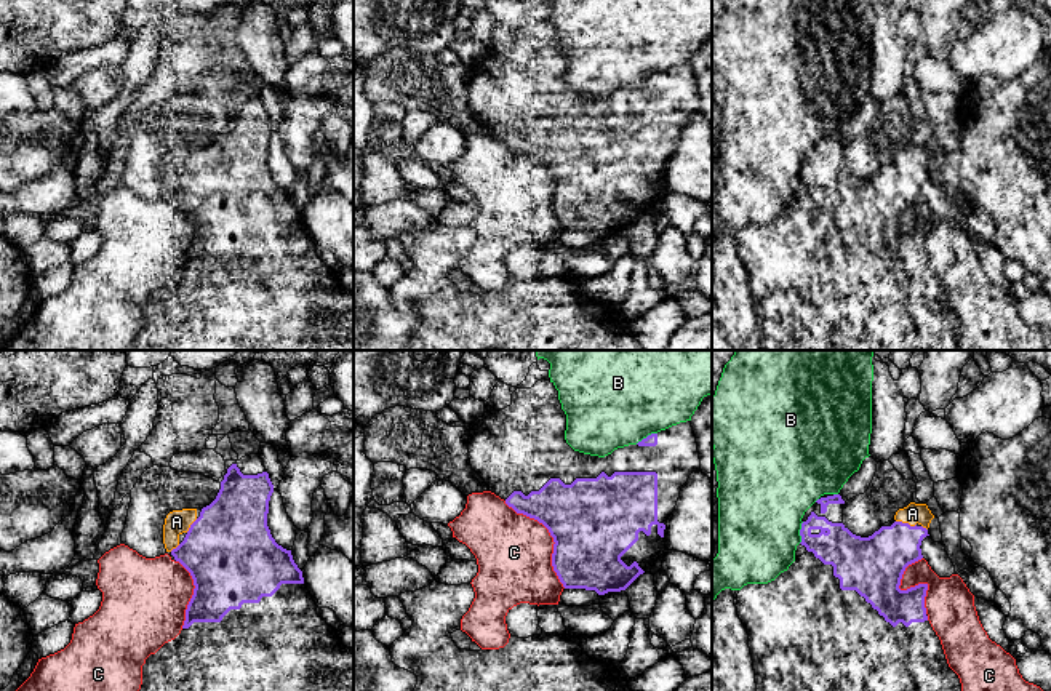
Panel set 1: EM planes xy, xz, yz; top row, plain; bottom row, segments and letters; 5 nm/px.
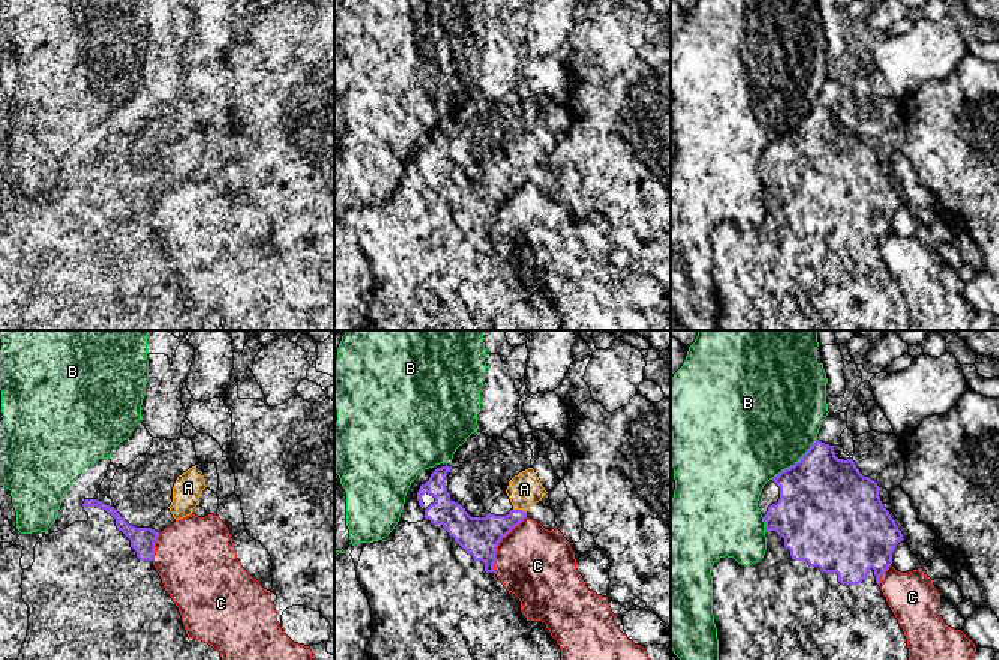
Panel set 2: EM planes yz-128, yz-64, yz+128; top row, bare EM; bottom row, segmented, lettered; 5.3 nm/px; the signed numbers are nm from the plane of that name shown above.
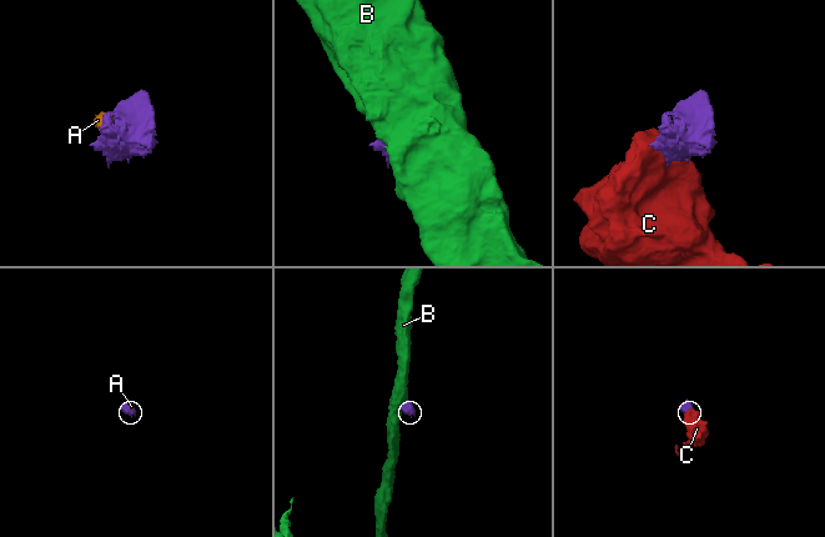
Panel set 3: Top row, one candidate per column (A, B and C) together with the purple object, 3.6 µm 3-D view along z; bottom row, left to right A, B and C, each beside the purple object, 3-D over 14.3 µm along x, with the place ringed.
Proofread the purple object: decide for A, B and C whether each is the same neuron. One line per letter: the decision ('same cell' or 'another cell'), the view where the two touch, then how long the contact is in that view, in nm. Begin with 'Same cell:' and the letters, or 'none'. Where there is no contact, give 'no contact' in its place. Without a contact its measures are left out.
Same cell: A
A: same cell | yz | 110 nm
B: another cell | yz | 110 nm
C: another cell | xz | 550 nm

